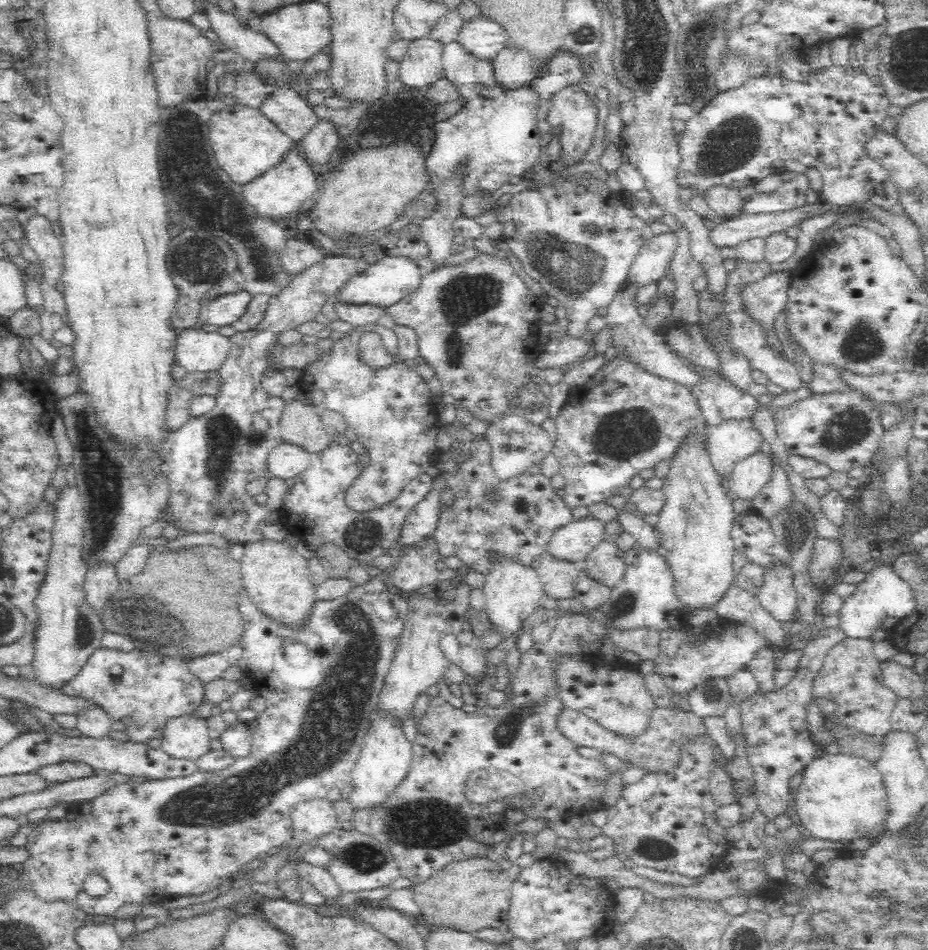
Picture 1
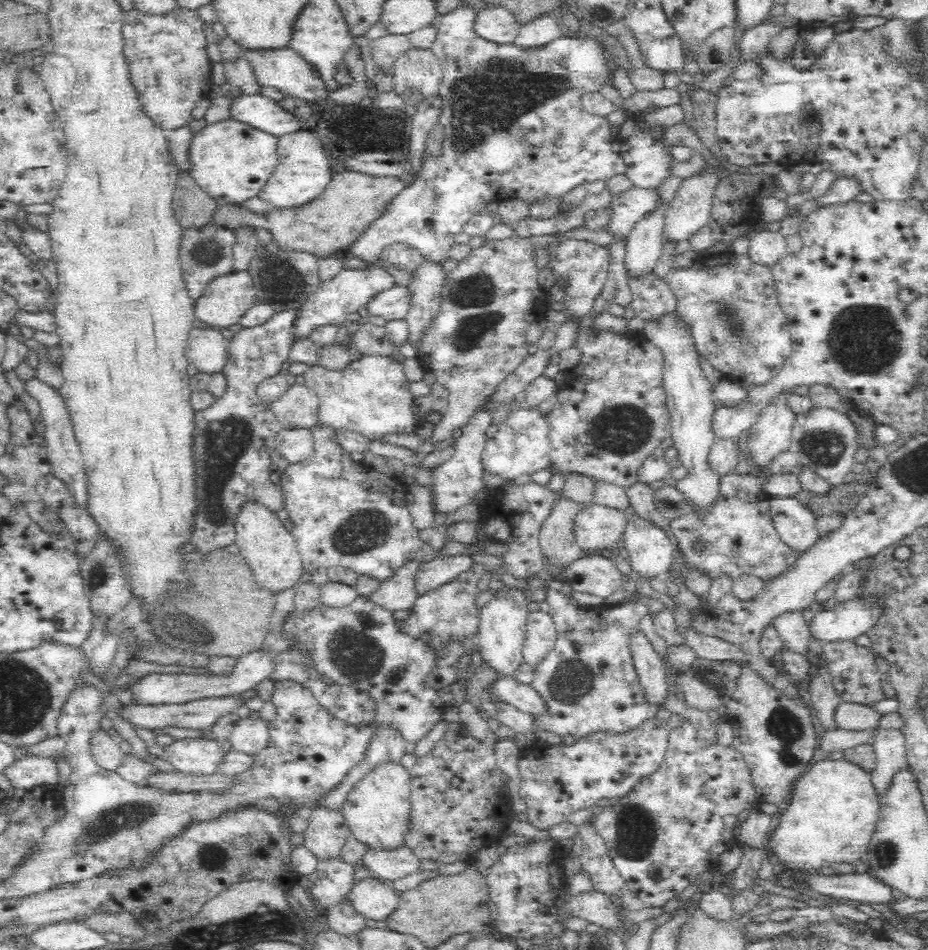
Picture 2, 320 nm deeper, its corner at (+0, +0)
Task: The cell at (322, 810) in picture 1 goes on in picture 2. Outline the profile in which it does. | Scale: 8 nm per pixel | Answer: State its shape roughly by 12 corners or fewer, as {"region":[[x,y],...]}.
{"region":[[315,808],[303,845],[320,861],[338,856],[350,834],[341,809]]}

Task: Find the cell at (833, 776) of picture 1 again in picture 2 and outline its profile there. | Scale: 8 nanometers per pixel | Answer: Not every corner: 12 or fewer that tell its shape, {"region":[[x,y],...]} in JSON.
{"region":[[809,765],[768,846],[792,869],[863,860],[881,810],[871,771]]}

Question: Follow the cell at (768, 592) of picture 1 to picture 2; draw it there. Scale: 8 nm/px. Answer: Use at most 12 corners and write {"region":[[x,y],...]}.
{"region":[[801,612],[773,620],[784,646],[808,654],[812,632]]}

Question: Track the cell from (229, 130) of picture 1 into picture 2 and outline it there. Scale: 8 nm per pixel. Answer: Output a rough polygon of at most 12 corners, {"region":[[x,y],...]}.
{"region":[[238,120],[194,135],[191,175],[217,204],[256,196],[278,139]]}

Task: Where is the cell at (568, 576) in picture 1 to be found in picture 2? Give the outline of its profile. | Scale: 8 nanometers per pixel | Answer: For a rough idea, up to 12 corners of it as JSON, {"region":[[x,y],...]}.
{"region":[[564,497],[542,526],[548,565],[564,570],[586,554],[575,544],[578,504]]}

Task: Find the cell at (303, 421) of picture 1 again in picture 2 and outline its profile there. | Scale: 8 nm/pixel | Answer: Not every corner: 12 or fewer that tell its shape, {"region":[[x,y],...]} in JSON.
{"region":[[292,385],[270,408],[282,429],[320,424],[319,398]]}

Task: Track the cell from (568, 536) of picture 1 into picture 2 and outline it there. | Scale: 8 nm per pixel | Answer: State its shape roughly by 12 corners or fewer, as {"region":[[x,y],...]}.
{"region":[[594,503],[576,515],[586,554],[621,545],[626,514]]}

